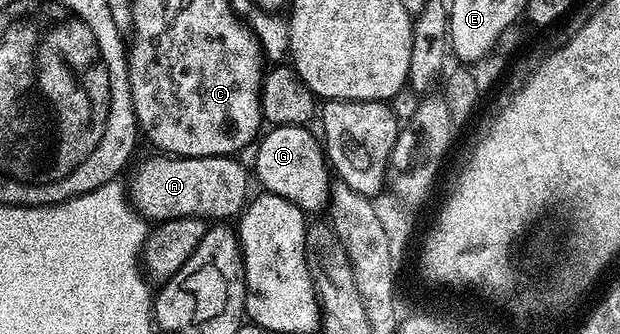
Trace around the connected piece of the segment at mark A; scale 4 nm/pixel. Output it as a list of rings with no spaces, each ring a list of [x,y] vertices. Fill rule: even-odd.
[[[158,154],[155,157],[155,160],[140,165],[134,172],[134,181],[128,184],[131,204],[147,221],[165,222],[194,216],[207,222],[230,222],[245,209],[251,199],[252,176],[247,165],[245,168],[241,164],[241,159],[232,156],[175,158],[169,154]]]

